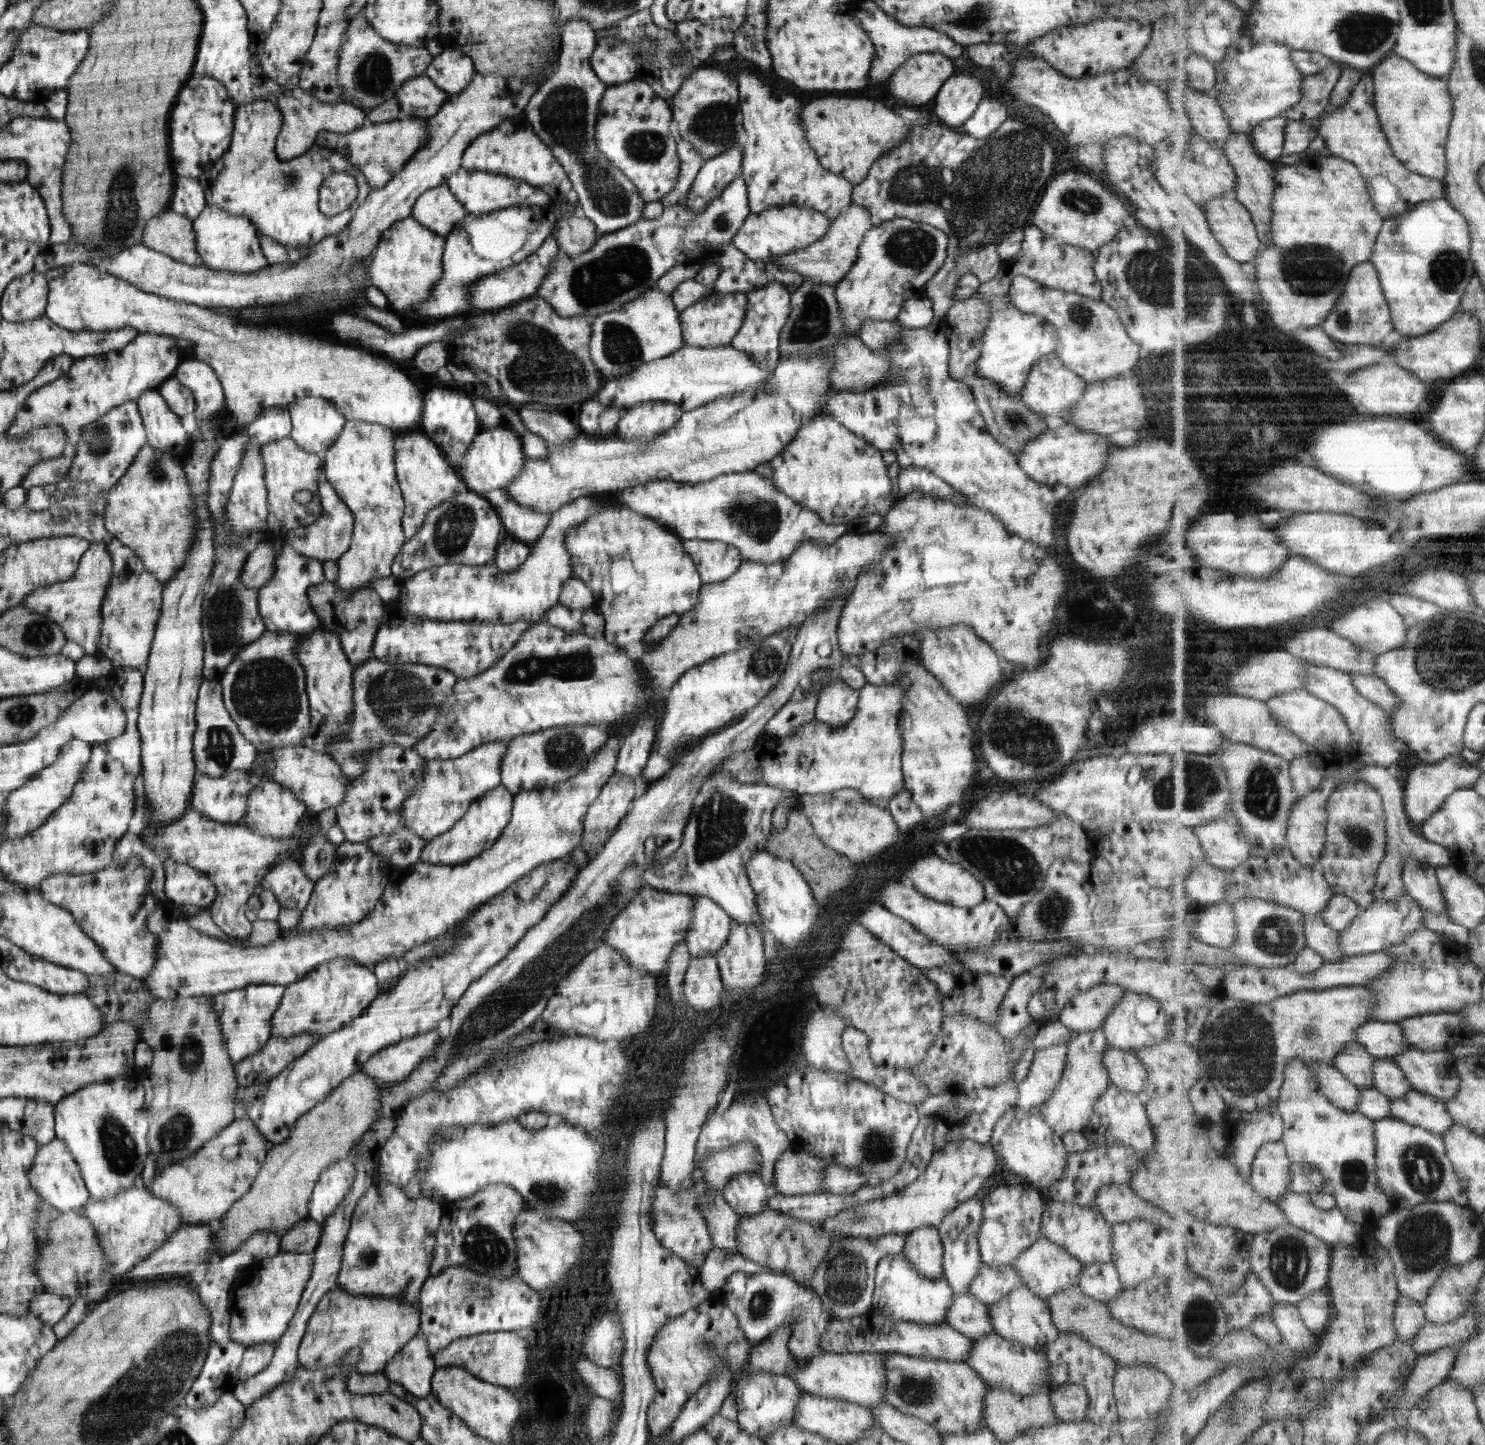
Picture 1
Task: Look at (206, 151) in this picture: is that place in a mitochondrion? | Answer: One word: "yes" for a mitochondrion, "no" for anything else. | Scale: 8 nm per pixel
no

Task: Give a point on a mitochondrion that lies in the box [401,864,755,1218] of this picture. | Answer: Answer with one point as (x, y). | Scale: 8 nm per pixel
(549, 1194)

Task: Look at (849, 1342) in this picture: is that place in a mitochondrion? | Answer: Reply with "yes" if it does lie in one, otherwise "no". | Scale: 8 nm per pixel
no

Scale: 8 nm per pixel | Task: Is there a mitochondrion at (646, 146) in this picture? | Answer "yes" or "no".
yes

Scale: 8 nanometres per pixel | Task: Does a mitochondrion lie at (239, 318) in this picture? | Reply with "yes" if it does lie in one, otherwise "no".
no

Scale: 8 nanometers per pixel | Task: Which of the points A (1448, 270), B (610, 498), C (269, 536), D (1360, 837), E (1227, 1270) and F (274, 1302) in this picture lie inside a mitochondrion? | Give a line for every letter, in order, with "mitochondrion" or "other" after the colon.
A: mitochondrion
B: other
C: other
D: mitochondrion
E: mitochondrion
F: mitochondrion

